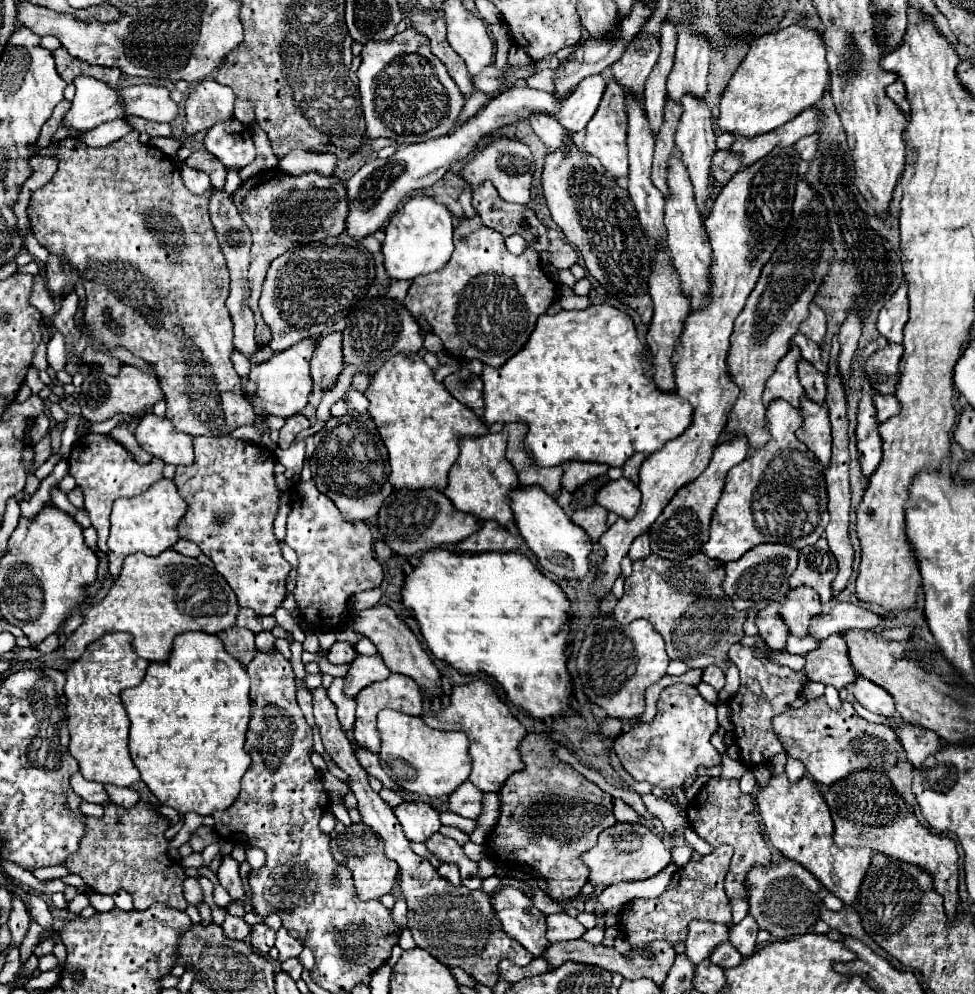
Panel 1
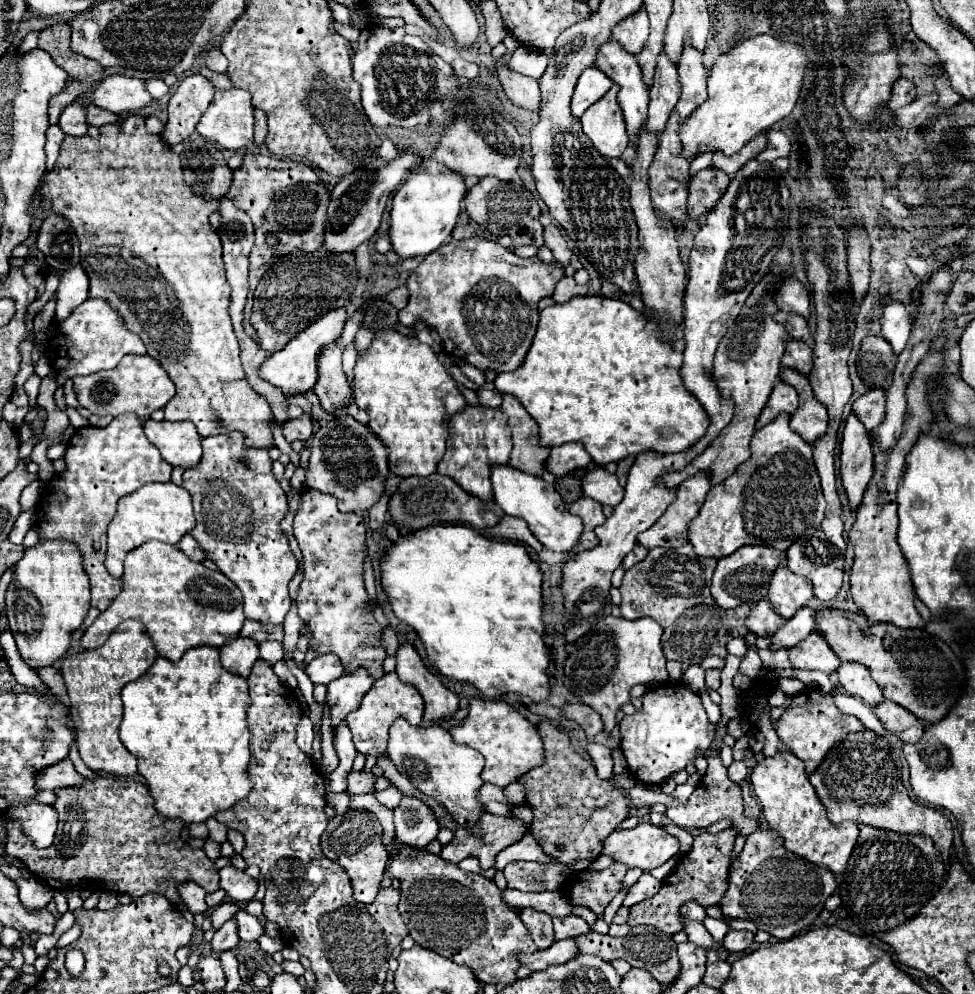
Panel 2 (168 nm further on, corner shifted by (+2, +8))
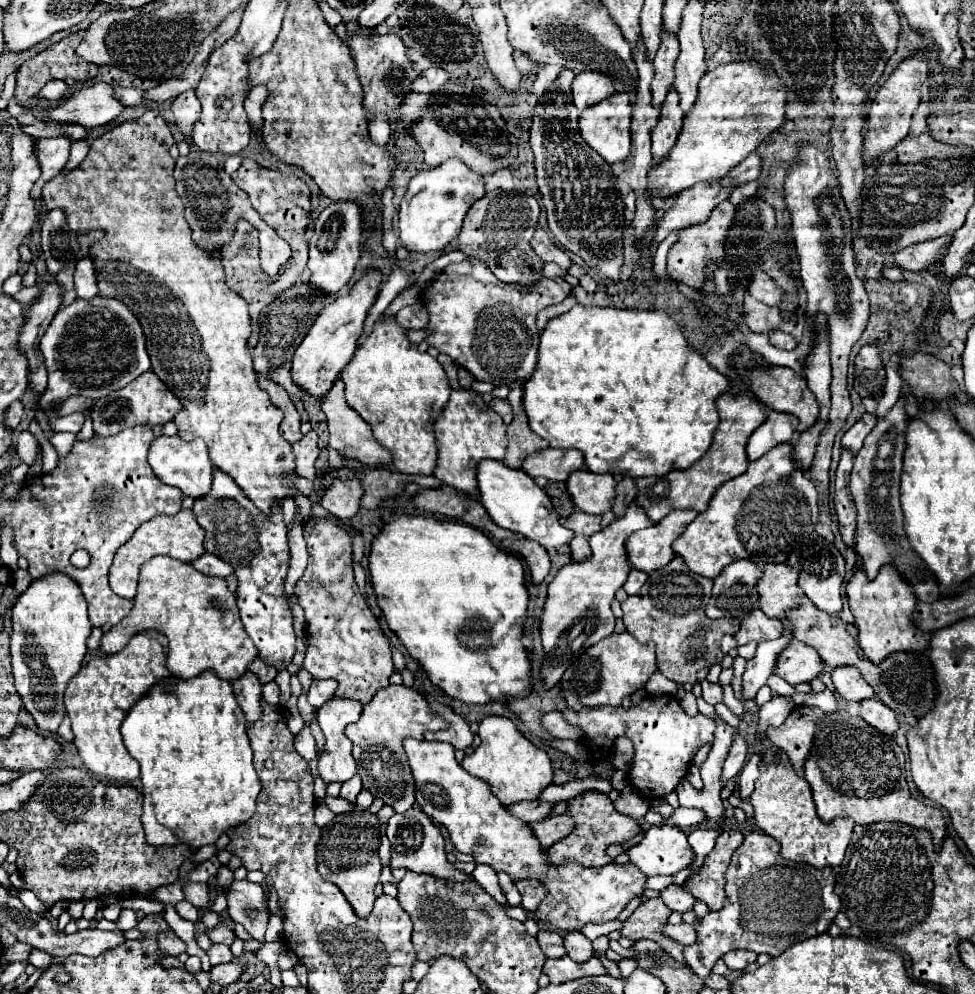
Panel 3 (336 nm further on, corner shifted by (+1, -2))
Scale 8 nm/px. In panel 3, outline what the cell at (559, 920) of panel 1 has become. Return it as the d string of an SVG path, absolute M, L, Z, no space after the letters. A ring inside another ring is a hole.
M581 932L565 934L565 948L567 948L567 956L579 964L583 964L595 956L591 942Z

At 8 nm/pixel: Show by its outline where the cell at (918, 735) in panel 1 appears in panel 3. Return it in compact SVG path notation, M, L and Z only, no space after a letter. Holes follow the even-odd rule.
M867 698L867 700L861 700L859 704L859 716L869 722L873 728L885 732L885 734L893 734L899 724L895 720L895 714L889 706L885 706L883 702L875 700L875 698Z

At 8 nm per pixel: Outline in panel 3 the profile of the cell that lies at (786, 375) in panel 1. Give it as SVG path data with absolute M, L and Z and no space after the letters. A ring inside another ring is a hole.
M771 410L767 414L767 420L763 422L763 426L759 426L747 442L747 448L745 448L747 460L749 462L759 460L771 448L791 442L795 428L797 428L797 418L795 416L791 416L791 414L787 416L783 412Z

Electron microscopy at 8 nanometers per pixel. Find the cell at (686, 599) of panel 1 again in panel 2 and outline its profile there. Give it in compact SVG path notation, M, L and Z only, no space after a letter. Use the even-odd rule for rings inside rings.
M690 544L676 550L652 548L648 556L626 570L620 592L622 604L620 612L628 620L650 616L662 630L662 650L668 660L678 660L684 666L698 664L704 656L726 658L726 644L736 636L746 636L746 618L750 606L738 606L734 610L724 610L716 604L710 594L710 582L716 568L716 560L700 558L694 554Z

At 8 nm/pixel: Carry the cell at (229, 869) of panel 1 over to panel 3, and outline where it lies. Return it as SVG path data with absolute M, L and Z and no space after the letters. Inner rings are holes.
M235 880L225 894L227 912L233 922L239 922L255 940L265 940L265 930L269 924L269 906L265 890L259 884L247 880Z

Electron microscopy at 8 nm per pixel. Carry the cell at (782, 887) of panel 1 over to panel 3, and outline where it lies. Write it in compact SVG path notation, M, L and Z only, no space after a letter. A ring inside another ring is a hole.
M751 832L733 852L725 874L725 906L699 918L695 926L697 942L685 946L685 962L699 978L707 978L715 962L731 950L743 948L755 954L779 956L789 946L827 932L833 924L841 908L841 900L833 892L833 870L785 860L779 850L781 846L767 834Z

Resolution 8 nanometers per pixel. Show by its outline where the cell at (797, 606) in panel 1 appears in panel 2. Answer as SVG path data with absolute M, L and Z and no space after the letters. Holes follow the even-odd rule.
M786 566L776 570L772 584L768 588L768 600L772 610L782 618L792 618L800 608L804 608L814 598L814 586L808 578L792 574Z

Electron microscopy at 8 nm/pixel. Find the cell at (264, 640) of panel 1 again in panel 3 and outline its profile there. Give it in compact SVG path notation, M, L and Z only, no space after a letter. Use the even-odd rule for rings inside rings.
M269 682L263 686L263 698L269 706L279 706L279 686L275 682Z

